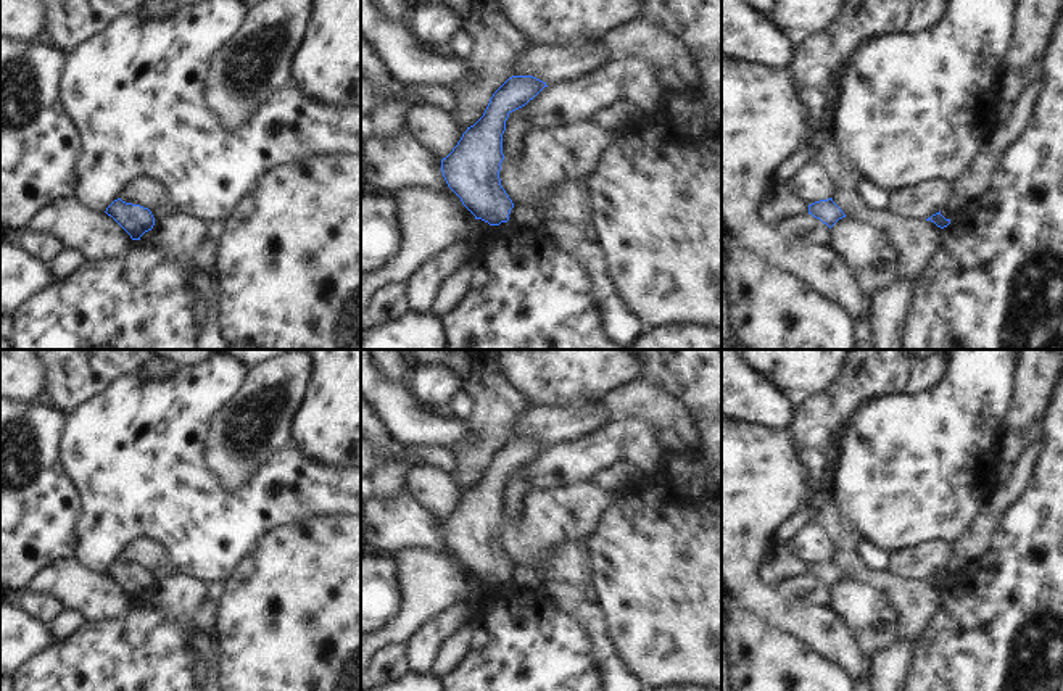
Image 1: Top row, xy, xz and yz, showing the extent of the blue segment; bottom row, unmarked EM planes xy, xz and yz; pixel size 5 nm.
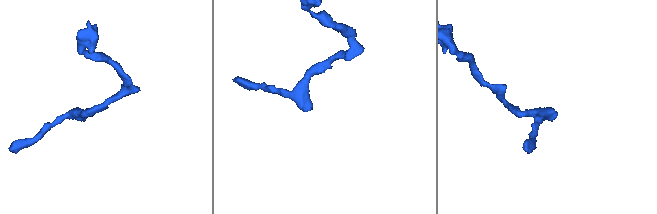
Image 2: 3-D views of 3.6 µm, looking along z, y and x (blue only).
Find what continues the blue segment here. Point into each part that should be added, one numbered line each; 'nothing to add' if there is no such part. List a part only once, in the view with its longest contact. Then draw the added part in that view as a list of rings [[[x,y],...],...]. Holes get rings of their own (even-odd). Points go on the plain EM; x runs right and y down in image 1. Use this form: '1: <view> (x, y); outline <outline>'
nothing to add

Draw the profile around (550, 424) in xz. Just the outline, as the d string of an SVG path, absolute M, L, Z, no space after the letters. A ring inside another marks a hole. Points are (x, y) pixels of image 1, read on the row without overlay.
M535 406L520 417L512 437L533 437L552 446L585 437L610 420L602 406Z

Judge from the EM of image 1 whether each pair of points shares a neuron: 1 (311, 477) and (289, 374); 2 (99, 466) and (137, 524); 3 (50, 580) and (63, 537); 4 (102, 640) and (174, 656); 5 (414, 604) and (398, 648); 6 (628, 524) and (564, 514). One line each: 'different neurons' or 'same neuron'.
1: different neurons
2: same neuron
3: different neurons
4: same neuron
5: different neurons
6: different neurons

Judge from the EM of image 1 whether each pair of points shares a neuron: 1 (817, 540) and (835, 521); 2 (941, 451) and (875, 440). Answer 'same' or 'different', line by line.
1: different
2: same

